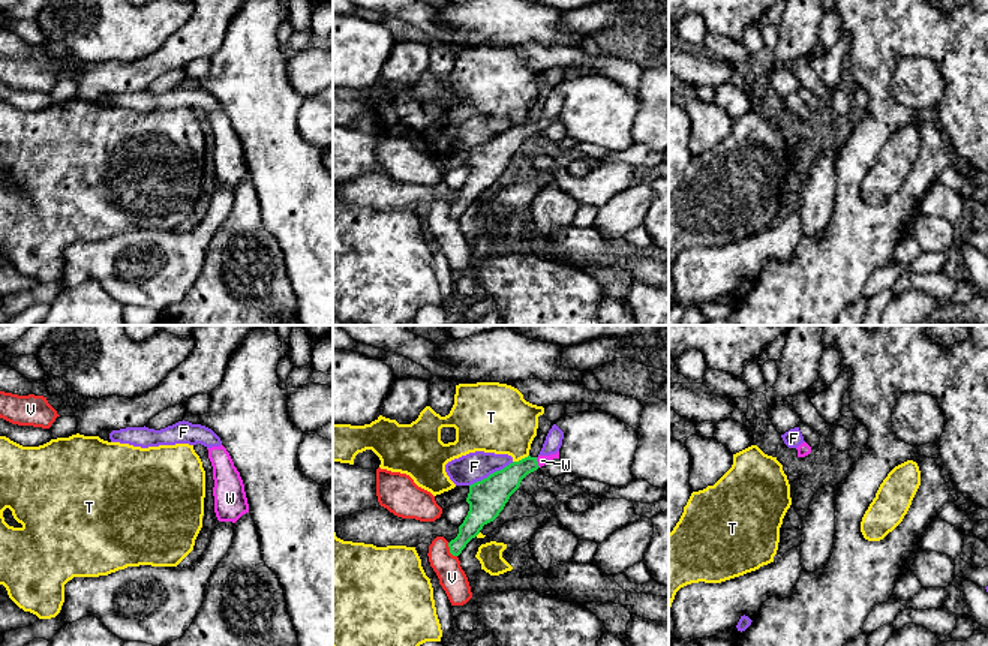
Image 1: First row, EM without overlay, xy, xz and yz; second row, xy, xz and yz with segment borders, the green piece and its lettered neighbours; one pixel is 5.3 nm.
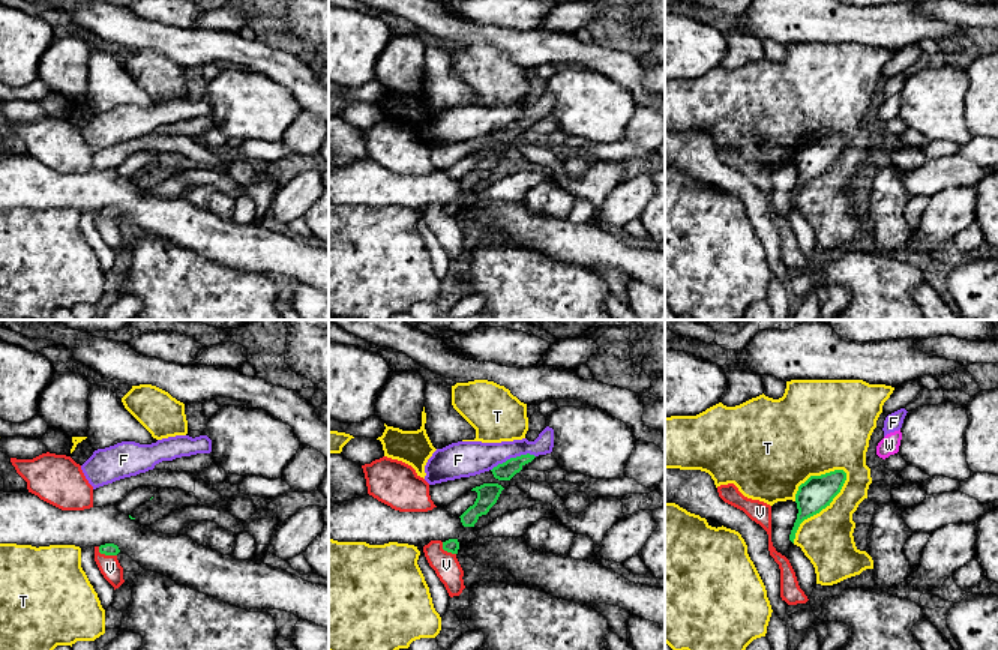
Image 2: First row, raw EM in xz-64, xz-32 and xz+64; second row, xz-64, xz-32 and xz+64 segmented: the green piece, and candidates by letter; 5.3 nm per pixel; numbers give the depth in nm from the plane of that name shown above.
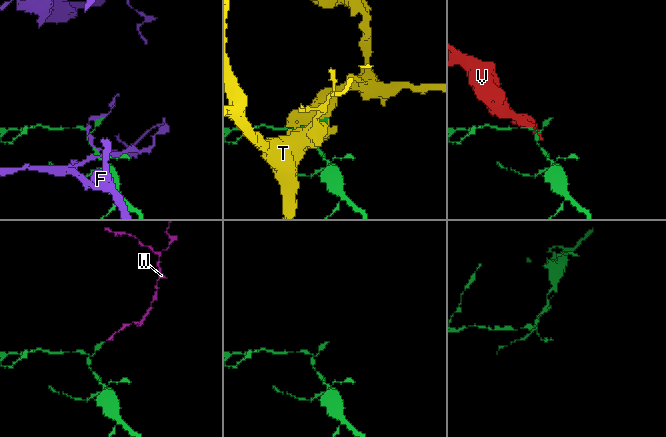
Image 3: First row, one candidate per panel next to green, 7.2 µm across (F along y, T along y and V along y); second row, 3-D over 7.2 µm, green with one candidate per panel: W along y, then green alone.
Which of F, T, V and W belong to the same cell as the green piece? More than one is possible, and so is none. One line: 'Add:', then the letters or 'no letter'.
Add: W

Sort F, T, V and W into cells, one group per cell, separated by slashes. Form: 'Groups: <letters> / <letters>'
Groups: F / T / V / W

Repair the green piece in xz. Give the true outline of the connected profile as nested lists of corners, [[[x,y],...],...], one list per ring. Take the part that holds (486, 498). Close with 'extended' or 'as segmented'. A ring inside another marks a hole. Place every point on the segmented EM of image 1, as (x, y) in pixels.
[[[559,451],[550,456],[528,456],[471,484],[466,498],[469,511],[459,526],[457,537],[448,543],[450,553],[459,556],[466,544],[480,534],[483,526],[499,516],[522,480],[553,459],[559,459]]] | extended

